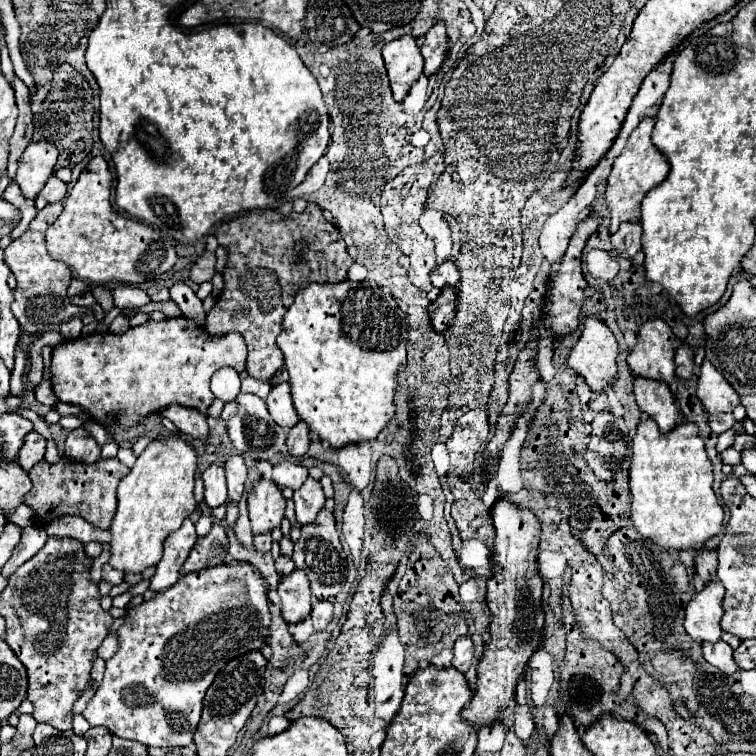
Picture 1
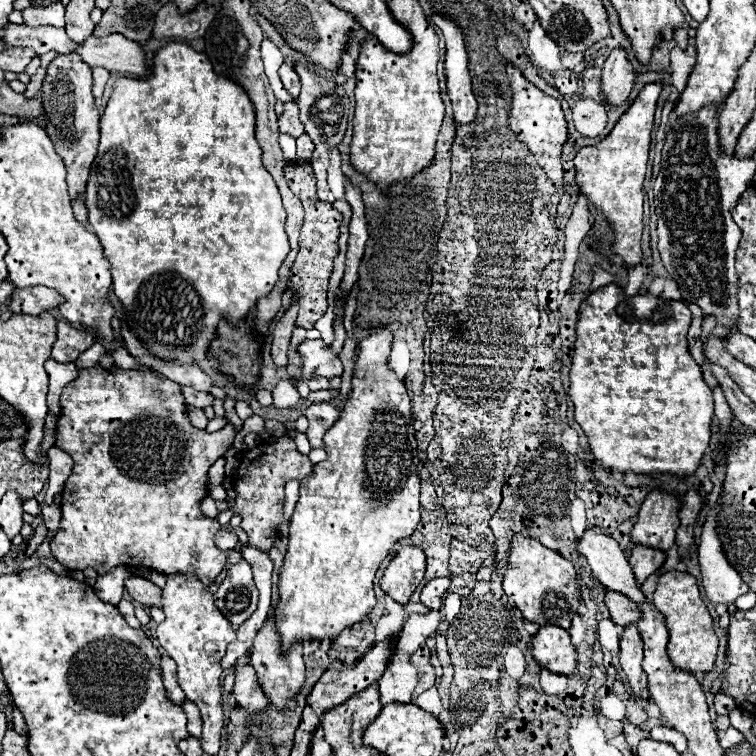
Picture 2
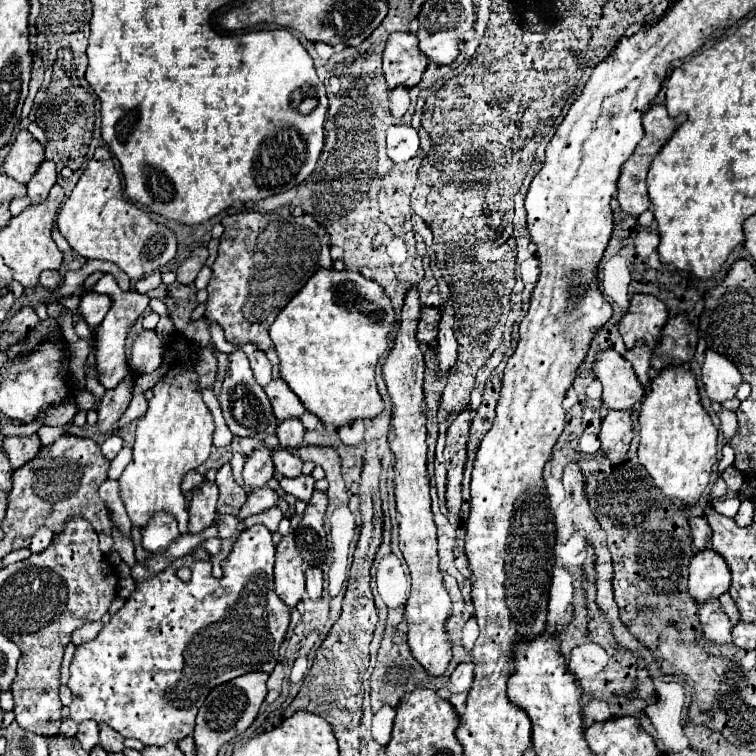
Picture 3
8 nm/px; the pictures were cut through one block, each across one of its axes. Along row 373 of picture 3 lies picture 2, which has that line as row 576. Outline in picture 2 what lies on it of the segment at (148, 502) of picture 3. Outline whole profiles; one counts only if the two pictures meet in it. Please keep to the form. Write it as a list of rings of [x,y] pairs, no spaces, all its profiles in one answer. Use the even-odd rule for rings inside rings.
[[[168,574],[162,606],[166,620],[158,624],[156,634],[162,648],[178,666],[178,682],[186,692],[186,698],[192,700],[202,712],[202,750],[208,754],[218,754],[220,750],[220,732],[224,727],[224,710],[222,710],[222,686],[220,686],[220,660],[224,658],[226,646],[236,640],[236,630],[214,606],[212,594],[208,588],[190,574]]]

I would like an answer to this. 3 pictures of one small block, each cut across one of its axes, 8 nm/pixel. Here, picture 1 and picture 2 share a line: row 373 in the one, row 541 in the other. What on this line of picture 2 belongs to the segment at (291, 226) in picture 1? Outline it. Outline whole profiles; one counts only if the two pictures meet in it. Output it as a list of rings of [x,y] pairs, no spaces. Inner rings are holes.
[[[282,436],[276,442],[260,444],[243,453],[238,478],[234,490],[238,492],[234,500],[234,512],[242,516],[242,530],[248,534],[248,544],[268,552],[274,542],[280,538],[280,524],[284,520],[284,486],[290,480],[302,480],[312,472],[314,464],[308,456],[300,454],[294,438]]]

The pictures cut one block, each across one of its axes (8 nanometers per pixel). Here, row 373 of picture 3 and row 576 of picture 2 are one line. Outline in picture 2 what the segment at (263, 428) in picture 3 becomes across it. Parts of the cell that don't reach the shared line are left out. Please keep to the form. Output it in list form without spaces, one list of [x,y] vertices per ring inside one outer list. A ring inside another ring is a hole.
[[[242,560],[228,570],[228,576],[214,592],[214,604],[232,622],[234,628],[240,628],[240,624],[244,624],[244,620],[248,620],[256,610],[256,602],[258,590],[252,580],[252,570],[248,562]]]

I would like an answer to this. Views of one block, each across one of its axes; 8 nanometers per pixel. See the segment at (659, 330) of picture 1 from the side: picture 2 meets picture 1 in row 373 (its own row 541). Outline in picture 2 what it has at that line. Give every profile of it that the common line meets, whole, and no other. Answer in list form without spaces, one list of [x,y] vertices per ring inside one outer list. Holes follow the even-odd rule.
[[[650,492],[638,512],[638,520],[630,532],[634,544],[668,552],[674,546],[680,504],[662,492]]]

